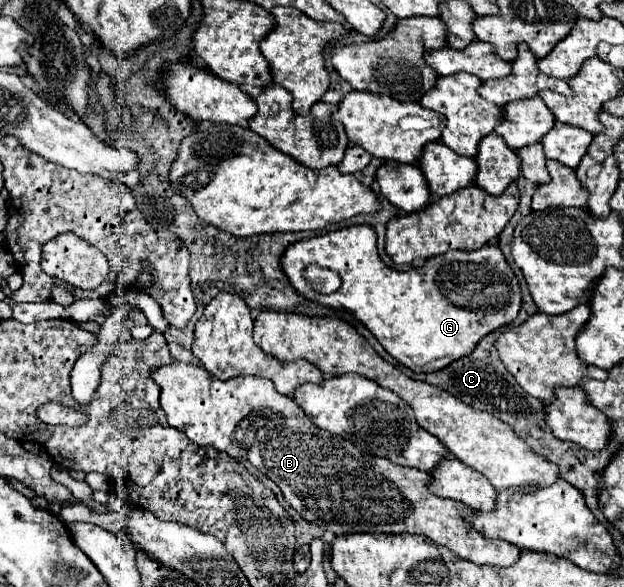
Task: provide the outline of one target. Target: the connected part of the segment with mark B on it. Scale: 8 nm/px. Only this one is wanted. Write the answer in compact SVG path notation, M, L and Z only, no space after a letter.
M173 361L163 367L155 367L151 377L161 387L161 409L167 415L171 427L183 431L193 443L205 447L213 445L219 451L225 451L231 457L249 461L257 467L263 475L273 479L281 491L285 501L301 513L307 521L319 525L323 531L331 531L333 535L343 533L411 533L423 535L431 539L435 545L443 545L453 551L457 557L477 563L477 565L495 565L495 567L509 567L517 563L521 549L517 545L505 541L491 541L483 539L475 527L469 523L469 515L473 513L471 507L457 503L453 499L443 499L429 491L431 475L389 463L387 459L373 459L367 453L361 453L353 447L347 439L339 435L329 435L329 431L321 431L315 427L301 407L275 391L273 383L263 377L233 377L229 381L221 381L209 375L201 365Z

